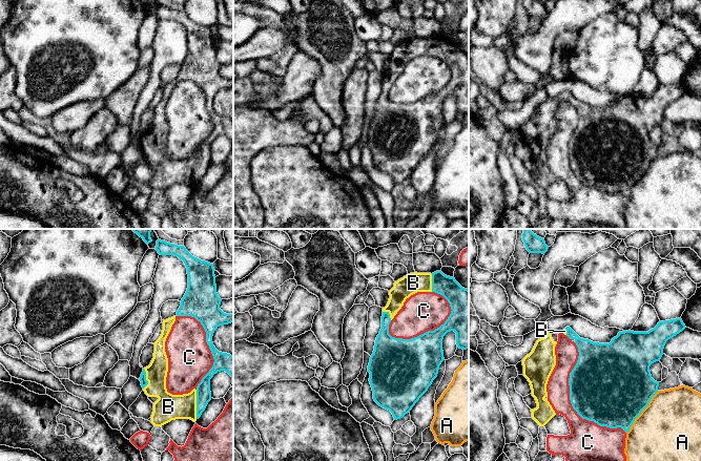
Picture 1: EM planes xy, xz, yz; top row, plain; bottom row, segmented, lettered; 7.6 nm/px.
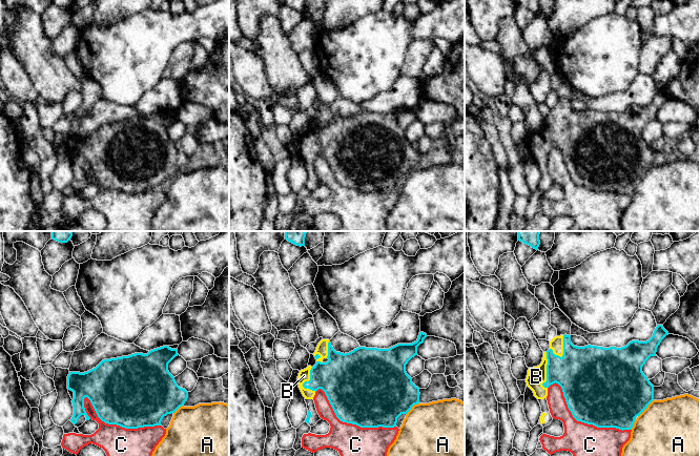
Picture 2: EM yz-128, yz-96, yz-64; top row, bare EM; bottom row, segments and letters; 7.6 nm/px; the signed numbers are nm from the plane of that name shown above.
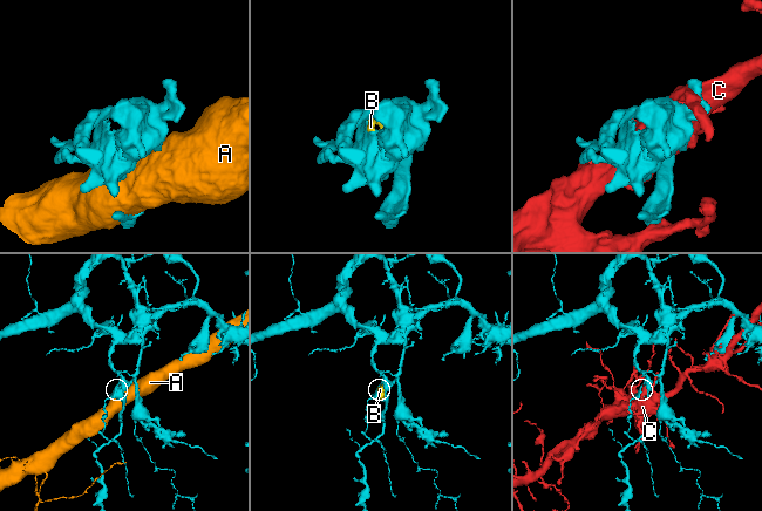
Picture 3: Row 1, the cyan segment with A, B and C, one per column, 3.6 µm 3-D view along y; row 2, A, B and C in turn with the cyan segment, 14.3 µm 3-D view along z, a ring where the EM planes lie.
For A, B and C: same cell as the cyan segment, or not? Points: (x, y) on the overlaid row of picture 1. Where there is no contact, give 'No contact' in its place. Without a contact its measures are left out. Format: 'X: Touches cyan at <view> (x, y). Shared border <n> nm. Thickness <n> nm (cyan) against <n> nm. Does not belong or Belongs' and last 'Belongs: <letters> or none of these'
A: Touches cyan at yz (641, 411). Shared border 400 nm. Thickness 500 nm (cyan) against 480 nm. Does not belong
B: Touches cyan at xy (197, 404). Shared border 220 nm. Thickness 110 nm (cyan) against 200 nm. Belongs
C: Touches cyan at yz (571, 402). Shared border 800 nm. Thickness 480 nm (cyan) against 190 nm. Does not belong
Belongs: B

